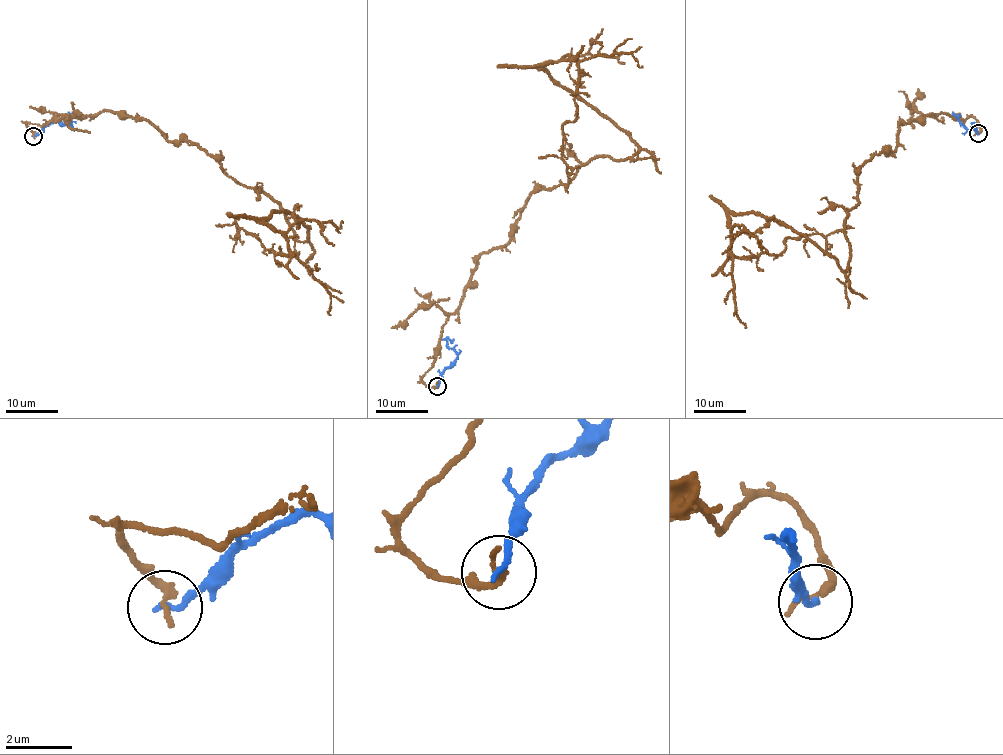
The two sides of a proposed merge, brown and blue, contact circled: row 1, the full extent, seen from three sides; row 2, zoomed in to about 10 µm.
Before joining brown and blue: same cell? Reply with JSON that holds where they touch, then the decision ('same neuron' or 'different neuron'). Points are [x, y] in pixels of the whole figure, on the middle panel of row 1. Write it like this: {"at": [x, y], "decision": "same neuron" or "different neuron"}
{"at": [437, 386], "decision": "different neuron"}

